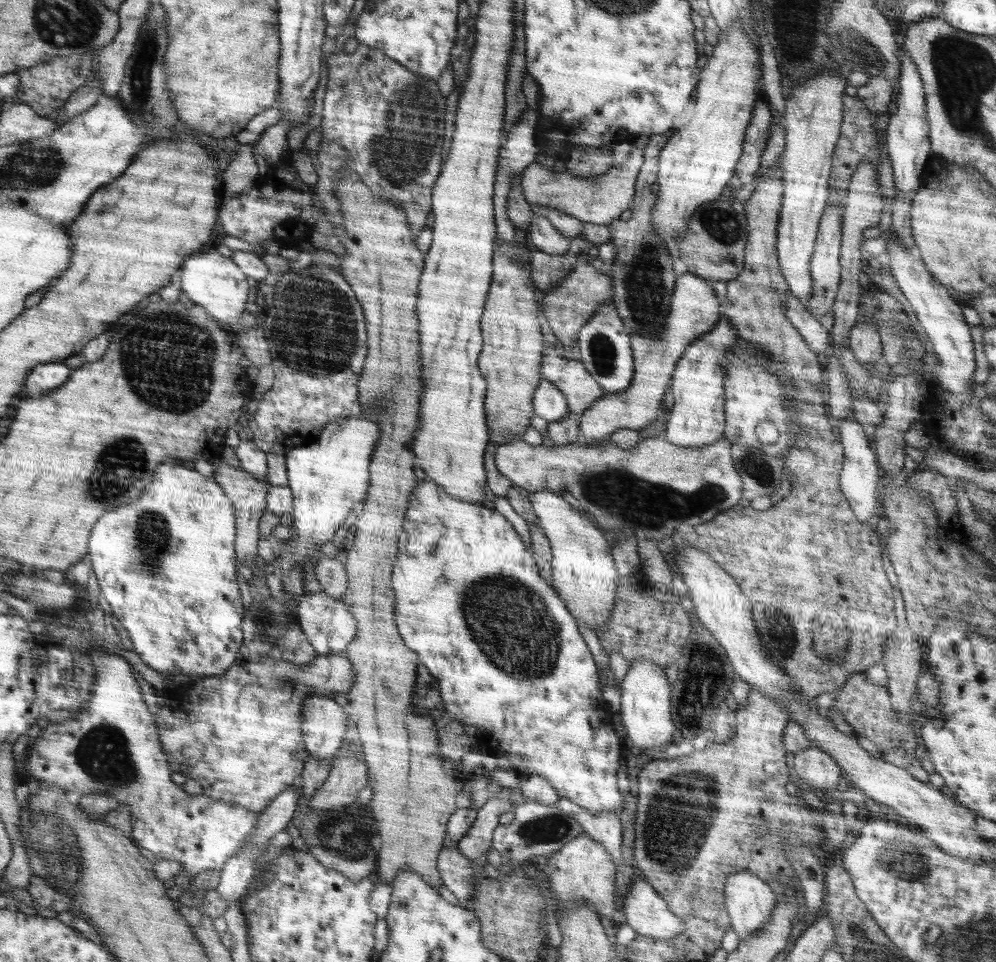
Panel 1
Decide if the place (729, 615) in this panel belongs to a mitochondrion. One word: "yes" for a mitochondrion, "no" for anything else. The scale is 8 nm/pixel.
no

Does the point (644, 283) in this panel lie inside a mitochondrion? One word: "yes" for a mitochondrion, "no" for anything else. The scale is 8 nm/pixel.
yes

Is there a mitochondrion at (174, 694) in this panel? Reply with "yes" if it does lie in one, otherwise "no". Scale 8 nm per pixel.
no

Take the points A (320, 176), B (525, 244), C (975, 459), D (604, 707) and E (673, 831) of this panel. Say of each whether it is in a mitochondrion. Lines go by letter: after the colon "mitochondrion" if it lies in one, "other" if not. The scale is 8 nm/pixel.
A: other
B: other
C: other
D: other
E: mitochondrion

